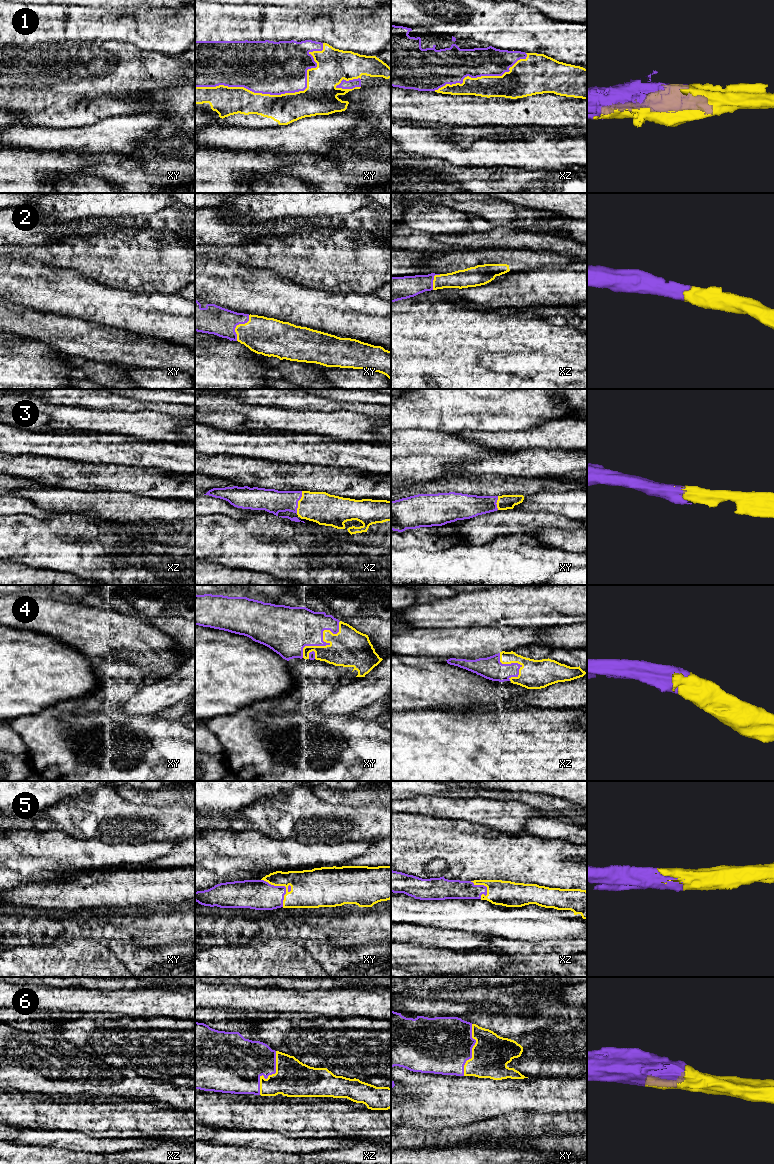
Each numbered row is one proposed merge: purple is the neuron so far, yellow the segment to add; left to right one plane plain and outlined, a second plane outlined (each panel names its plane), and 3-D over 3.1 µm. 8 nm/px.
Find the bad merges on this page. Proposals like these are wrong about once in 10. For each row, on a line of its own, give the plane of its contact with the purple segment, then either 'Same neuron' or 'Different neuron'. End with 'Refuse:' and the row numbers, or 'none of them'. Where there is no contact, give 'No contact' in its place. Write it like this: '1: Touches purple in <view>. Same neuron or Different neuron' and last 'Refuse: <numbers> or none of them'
1: Touches purple in xy. Same neuron
2: Touches purple in xy. Same neuron
3: Touches purple in xz. Same neuron
4: Touches purple in xy. Same neuron
5: Touches purple in xy. Same neuron
6: Touches purple in xz. Same neuron
Refuse: none of them

